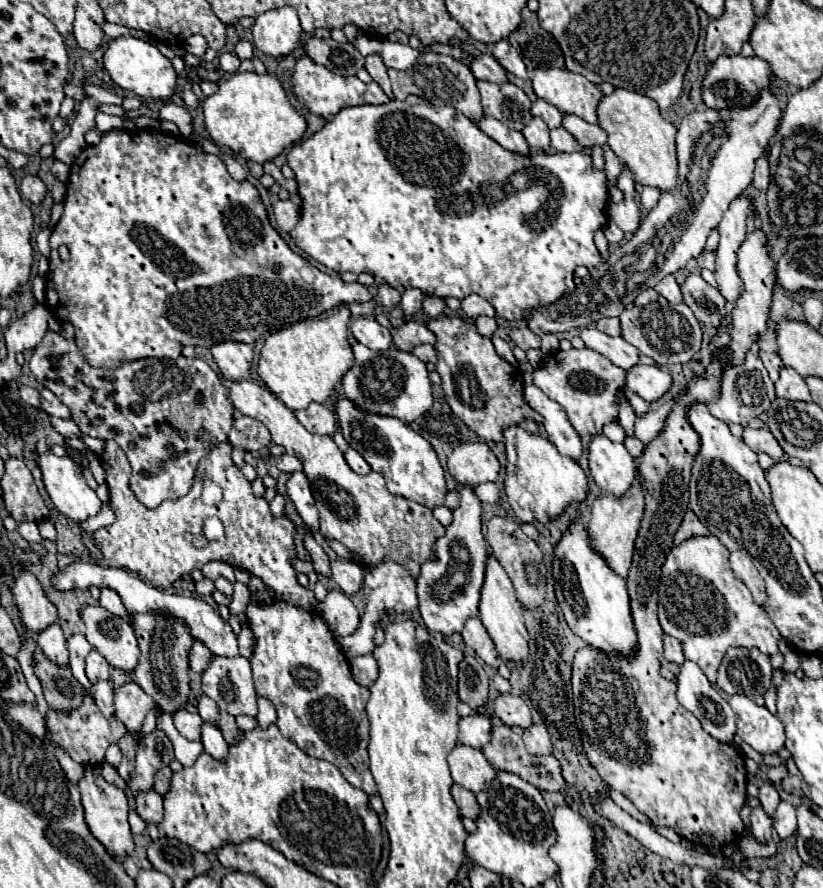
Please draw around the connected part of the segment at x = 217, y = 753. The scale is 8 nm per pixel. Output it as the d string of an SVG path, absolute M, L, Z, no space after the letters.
M205 722L205 724L203 724L203 736L201 736L201 740L203 740L205 752L207 752L209 756L213 756L213 758L219 760L219 762L225 762L225 760L227 760L229 746L227 746L227 742L223 740L221 730L219 730L217 726Z

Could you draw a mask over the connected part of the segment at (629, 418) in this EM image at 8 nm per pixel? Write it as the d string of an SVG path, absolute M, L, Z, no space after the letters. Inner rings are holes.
M621 396L621 408L619 408L619 424L623 426L627 436L633 436L633 424L635 424L635 412L625 396Z

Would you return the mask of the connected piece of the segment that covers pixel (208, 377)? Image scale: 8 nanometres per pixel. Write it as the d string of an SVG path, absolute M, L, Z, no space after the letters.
M47 332L41 344L33 350L29 368L39 384L49 388L61 402L71 406L71 412L75 414L73 422L83 434L101 440L115 440L123 448L133 468L131 490L147 508L157 508L165 500L177 500L185 496L191 490L199 460L209 454L215 442L227 440L233 424L233 404L227 398L227 390L221 384L219 374L199 358L145 358L127 362L117 370L103 370L87 364L75 346L75 340L65 340L57 332Z

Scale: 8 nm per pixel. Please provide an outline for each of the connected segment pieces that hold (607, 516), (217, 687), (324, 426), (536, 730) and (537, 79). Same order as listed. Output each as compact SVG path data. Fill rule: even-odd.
M637 478L633 486L627 490L623 498L611 498L611 496L599 496L593 502L593 514L589 522L589 538L591 548L609 564L609 568L621 576L627 578L627 572L631 568L631 556L633 556L633 544L637 538L637 528L643 518L643 482Z
M213 656L209 668L203 672L203 694L209 696L221 712L227 712L231 716L257 716L257 694L253 688L253 676L251 676L251 666L249 660L243 656L235 658L219 658Z
M309 404L305 410L299 410L295 412L297 420L309 430L309 432L315 432L315 434L327 434L327 436L333 436L335 432L335 418L331 414L331 410L323 404Z
M539 724L529 726L523 732L523 742L525 742L527 750L531 754L535 754L535 756L551 754L551 740L549 740L549 734L547 734L547 728L545 726L539 726Z
M547 68L535 70L531 82L535 94L557 106L561 112L575 114L591 124L597 122L597 104L603 94L599 86L589 82L585 76L561 68Z

